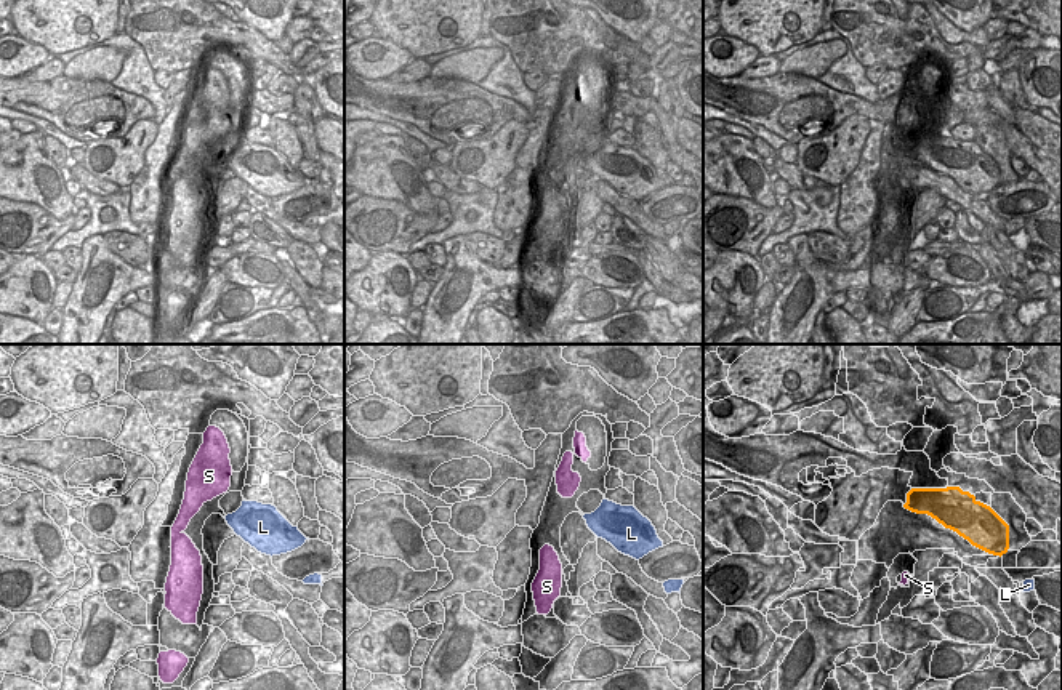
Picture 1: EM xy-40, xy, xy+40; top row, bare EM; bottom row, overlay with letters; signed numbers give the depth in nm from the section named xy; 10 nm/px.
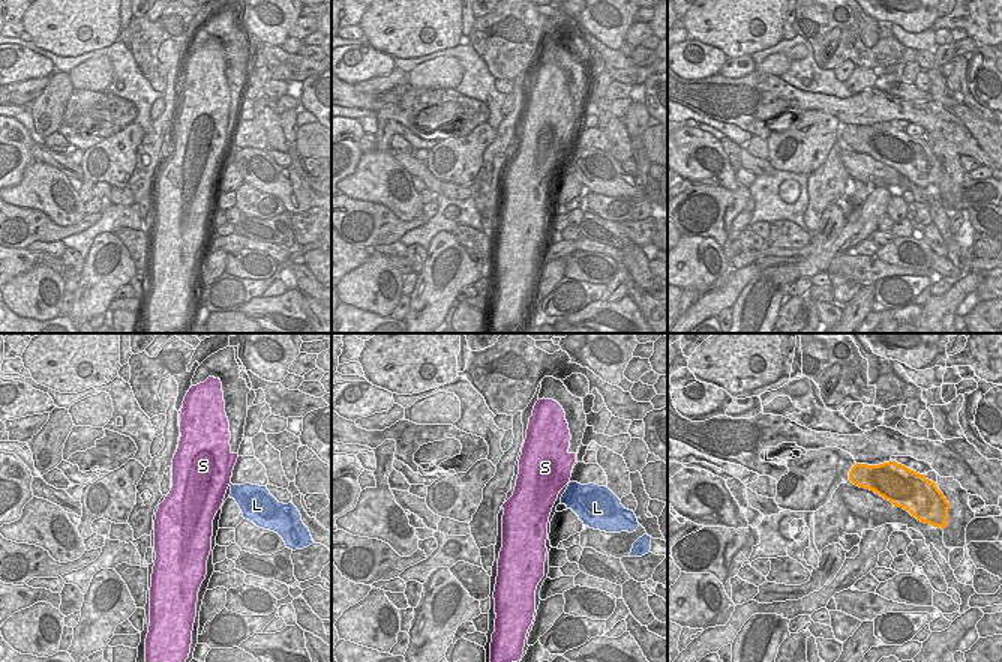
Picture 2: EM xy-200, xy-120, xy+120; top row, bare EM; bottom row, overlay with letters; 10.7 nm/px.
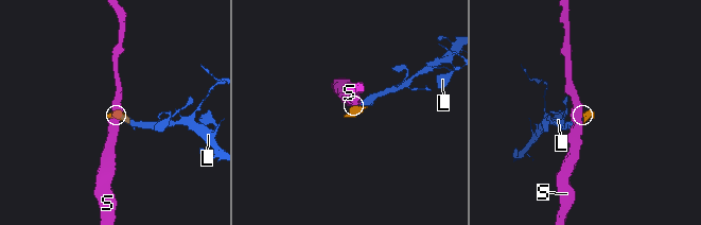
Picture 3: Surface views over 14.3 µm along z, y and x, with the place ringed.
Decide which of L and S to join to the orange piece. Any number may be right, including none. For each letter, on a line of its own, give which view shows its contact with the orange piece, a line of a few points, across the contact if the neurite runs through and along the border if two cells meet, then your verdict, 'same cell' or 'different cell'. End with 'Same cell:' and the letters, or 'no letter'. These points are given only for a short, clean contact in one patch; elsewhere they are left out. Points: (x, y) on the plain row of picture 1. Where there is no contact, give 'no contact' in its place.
L: no contact | same cell
S: no contact | different cell
Same cell: L

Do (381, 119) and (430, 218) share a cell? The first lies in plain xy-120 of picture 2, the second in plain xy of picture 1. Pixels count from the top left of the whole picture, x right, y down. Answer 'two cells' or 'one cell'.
two cells

